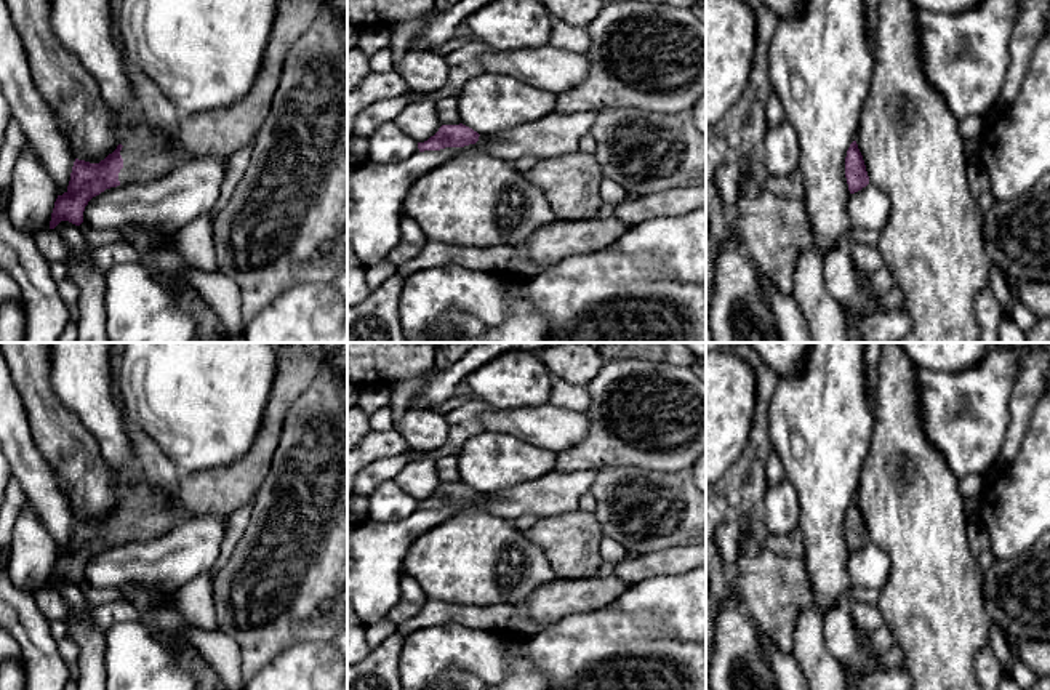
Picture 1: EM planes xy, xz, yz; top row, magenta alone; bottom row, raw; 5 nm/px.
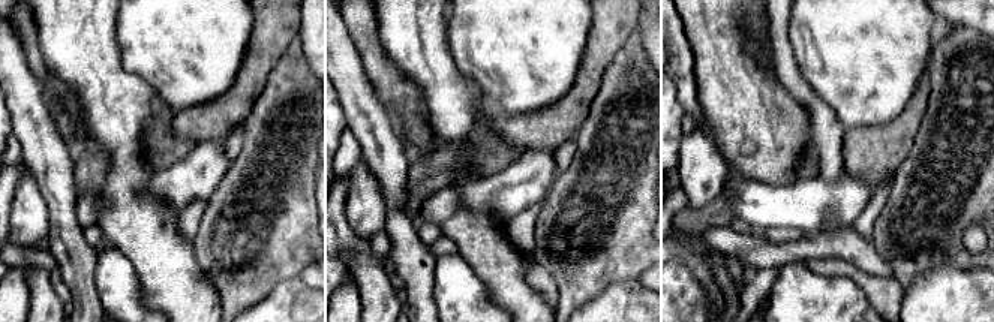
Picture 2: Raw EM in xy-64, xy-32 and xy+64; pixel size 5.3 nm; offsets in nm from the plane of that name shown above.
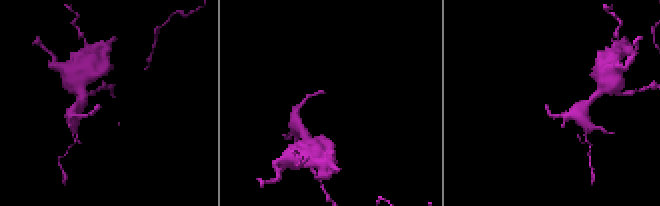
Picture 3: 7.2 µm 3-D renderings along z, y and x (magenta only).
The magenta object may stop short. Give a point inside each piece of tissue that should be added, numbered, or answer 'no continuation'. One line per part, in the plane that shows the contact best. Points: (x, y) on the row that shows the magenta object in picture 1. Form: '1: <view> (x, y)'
1: xy (146, 156)

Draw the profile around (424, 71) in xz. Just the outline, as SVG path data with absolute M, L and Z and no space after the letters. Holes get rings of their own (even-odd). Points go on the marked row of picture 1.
M429 48L408 50L395 70L405 80L408 91L418 94L435 93L448 80L445 58Z

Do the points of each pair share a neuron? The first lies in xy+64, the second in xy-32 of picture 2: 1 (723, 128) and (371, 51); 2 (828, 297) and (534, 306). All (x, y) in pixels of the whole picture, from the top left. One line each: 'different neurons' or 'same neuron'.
1: same neuron
2: different neurons

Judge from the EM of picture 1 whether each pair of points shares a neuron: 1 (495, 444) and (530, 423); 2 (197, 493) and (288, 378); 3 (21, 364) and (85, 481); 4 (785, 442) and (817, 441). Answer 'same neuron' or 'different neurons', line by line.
1: different neurons
2: same neuron
3: same neuron
4: same neuron

